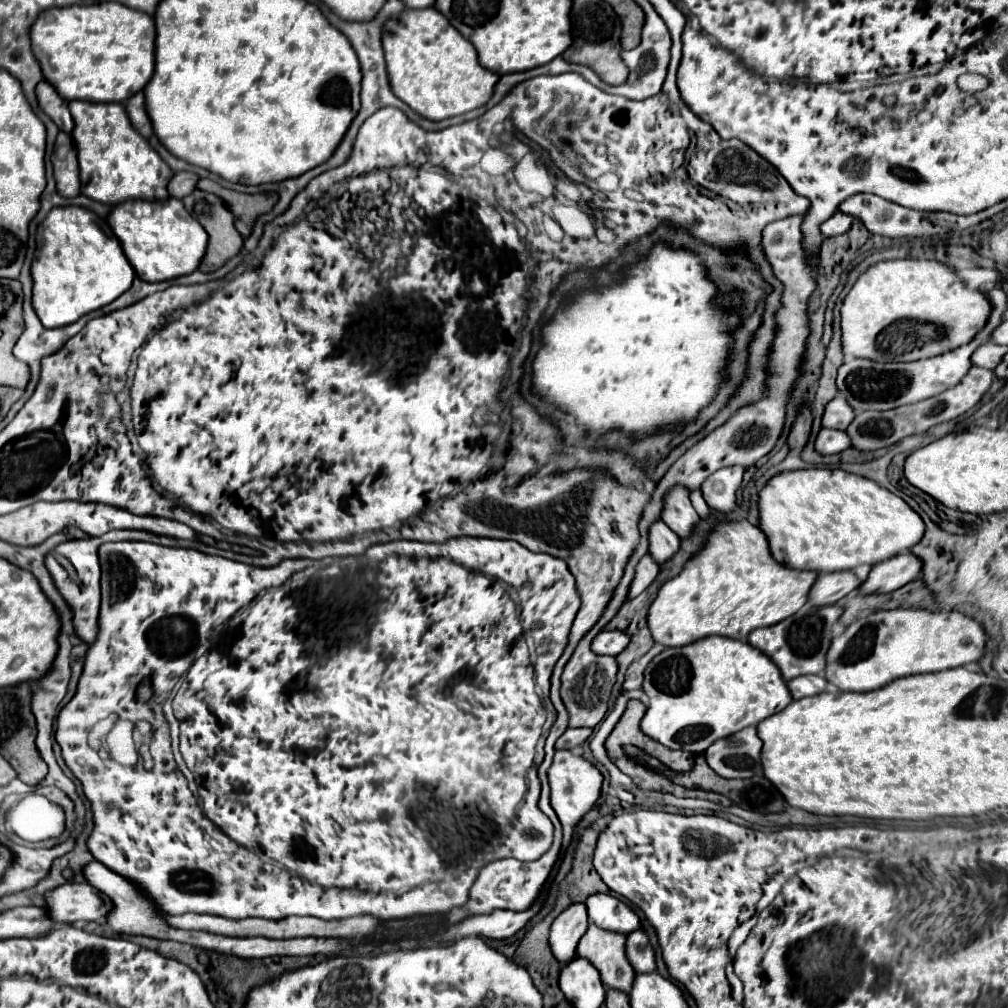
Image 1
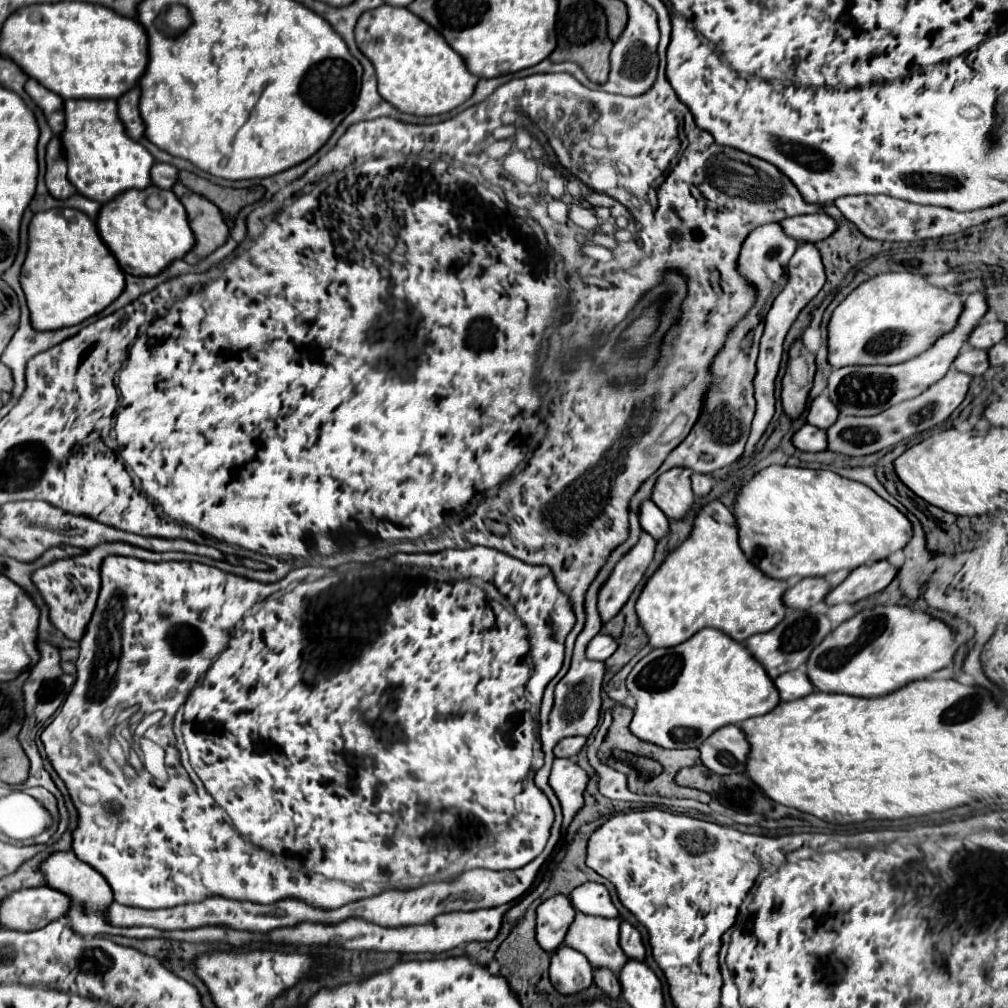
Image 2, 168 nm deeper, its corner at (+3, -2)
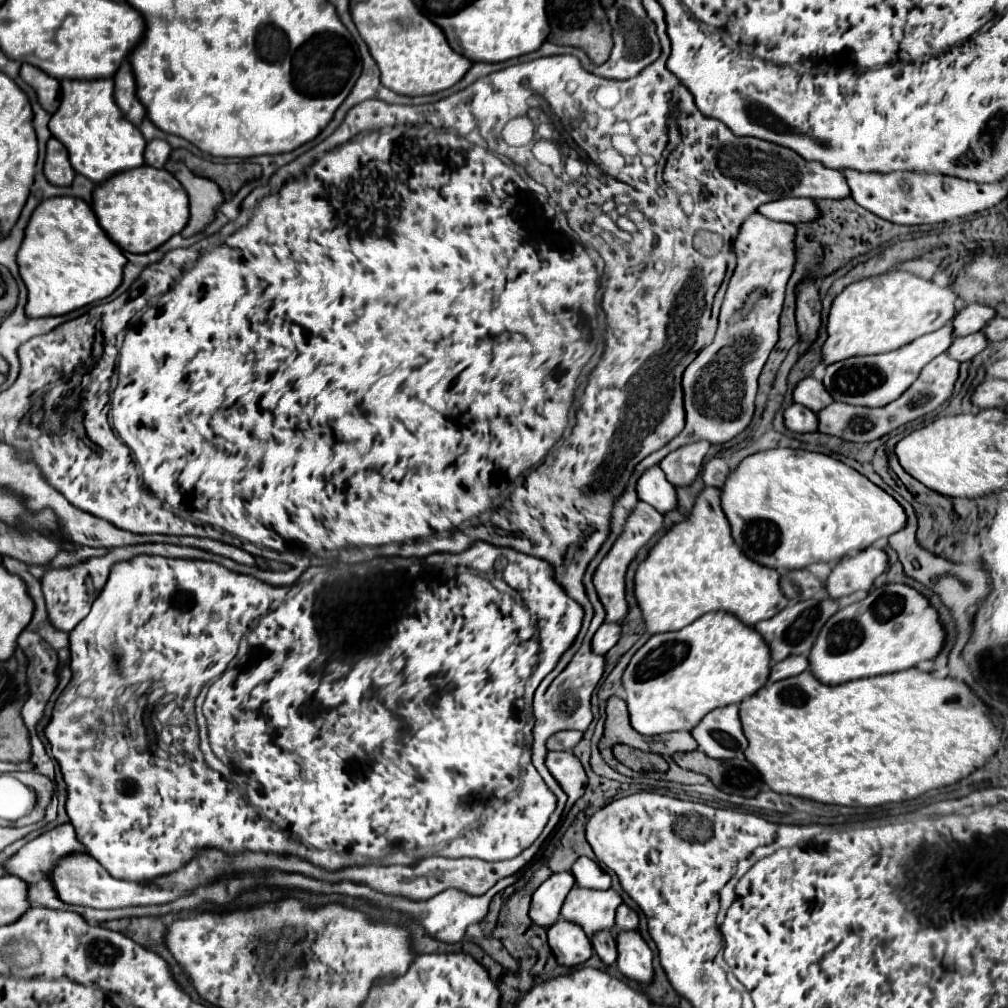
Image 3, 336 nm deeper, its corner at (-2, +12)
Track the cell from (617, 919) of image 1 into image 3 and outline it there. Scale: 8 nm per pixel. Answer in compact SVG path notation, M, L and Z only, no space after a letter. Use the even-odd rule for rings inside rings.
M580 857L574 863L572 873L576 877L576 885L578 887L586 887L586 889L610 889L610 875L606 871L602 871L600 865L594 863L588 857Z

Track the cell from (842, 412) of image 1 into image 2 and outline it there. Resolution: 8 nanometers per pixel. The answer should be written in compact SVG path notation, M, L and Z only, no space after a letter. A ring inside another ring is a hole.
M825 393L815 397L807 411L807 421L817 429L829 429L837 421L837 417L839 417L839 411L837 407L833 407L833 403Z

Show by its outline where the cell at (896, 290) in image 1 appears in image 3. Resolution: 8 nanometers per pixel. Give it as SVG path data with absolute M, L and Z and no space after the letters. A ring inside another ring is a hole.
M896 269L848 285L832 303L828 339L822 347L824 363L836 363L854 355L876 355L940 329L956 315L958 295L952 287L938 287L930 279Z

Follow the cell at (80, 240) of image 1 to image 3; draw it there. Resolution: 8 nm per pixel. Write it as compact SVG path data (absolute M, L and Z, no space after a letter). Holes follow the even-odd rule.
M52 197L44 199L32 213L26 227L26 237L18 251L20 277L28 287L28 317L48 317L48 315L66 315L74 309L86 307L94 301L110 297L116 287L122 283L122 269L126 265L122 249L110 241L106 231L98 225L98 219L92 207L78 197Z

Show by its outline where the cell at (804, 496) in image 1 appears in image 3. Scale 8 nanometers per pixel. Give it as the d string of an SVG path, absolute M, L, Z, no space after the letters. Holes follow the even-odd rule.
M770 449L770 451L760 451L760 453L754 453L750 457L746 457L736 467L736 471L732 471L728 475L726 485L722 487L722 509L724 509L724 513L726 513L728 521L730 521L734 541L746 553L746 557L750 557L752 561L756 561L760 565L772 567L772 569L808 569L822 583L826 581L833 567L838 563L838 559L842 559L846 555L854 555L858 551L864 551L876 539L890 537L890 535L898 533L902 527L906 527L906 511L892 495L888 495L884 489L874 485L870 479L866 479L856 469L848 467L846 463L842 463L842 461L830 457L830 455L824 455L824 453L810 453L810 451L802 451L802 449Z

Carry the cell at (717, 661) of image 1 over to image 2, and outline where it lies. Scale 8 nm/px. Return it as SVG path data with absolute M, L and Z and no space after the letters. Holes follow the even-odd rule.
M701 629L685 643L647 653L629 673L627 689L635 699L633 719L629 725L631 733L641 741L667 749L699 747L719 727L765 715L779 703L779 693L761 663L753 659L743 643L737 643L735 639L729 639L729 635L715 629Z

